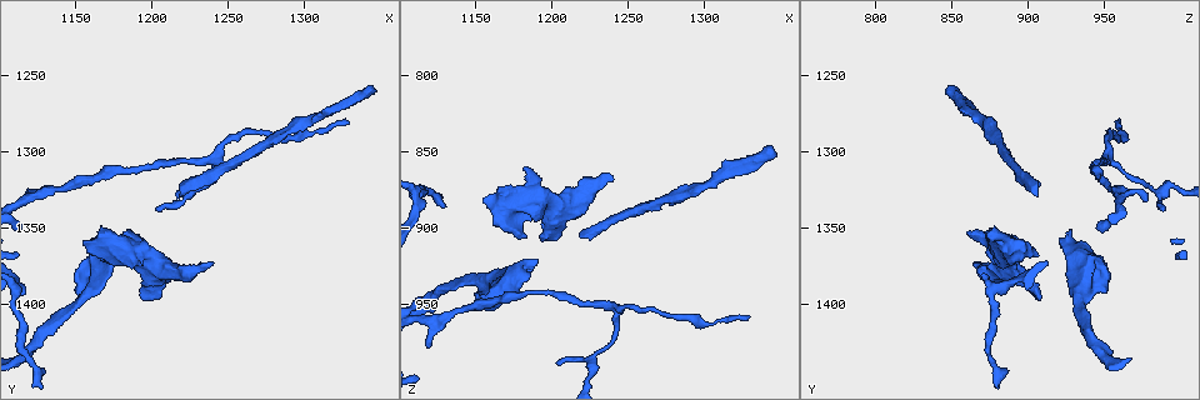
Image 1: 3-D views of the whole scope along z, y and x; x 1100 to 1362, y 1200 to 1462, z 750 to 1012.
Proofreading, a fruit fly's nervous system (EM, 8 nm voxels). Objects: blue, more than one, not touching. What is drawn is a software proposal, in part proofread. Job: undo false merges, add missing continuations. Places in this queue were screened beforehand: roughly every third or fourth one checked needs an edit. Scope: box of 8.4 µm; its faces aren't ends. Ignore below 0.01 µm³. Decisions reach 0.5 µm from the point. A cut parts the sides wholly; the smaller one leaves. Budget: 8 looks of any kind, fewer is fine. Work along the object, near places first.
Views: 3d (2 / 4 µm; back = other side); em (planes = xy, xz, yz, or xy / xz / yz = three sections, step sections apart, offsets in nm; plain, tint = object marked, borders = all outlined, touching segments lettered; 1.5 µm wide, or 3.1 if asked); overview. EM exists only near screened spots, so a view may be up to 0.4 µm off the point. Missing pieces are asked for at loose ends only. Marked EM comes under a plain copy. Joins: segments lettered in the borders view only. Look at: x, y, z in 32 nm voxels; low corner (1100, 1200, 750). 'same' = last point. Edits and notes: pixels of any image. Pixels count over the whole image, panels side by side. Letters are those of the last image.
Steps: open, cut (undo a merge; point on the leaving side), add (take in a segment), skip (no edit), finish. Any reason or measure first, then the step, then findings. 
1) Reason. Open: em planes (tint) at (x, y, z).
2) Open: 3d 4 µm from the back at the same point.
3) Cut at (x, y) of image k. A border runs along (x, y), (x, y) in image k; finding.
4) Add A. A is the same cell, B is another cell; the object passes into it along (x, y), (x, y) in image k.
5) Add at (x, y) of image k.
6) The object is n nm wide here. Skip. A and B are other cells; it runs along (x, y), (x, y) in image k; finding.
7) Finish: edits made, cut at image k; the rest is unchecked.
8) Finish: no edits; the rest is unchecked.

Stops while still wide. Open: em xy step 4 (tint) at (1238, 1372, 868).

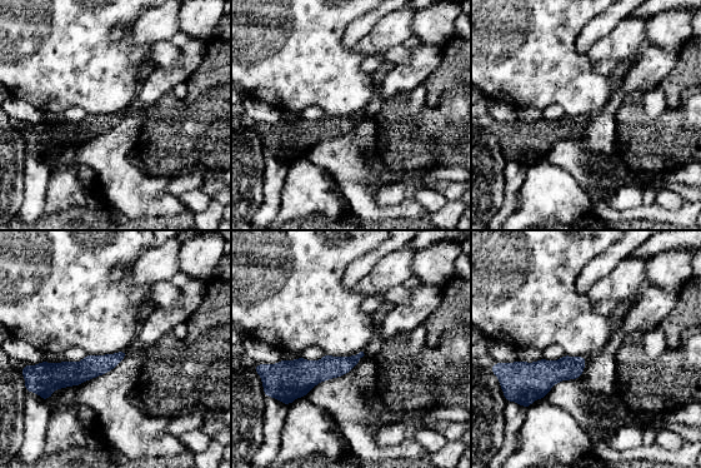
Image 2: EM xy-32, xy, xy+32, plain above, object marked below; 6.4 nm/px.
Another direction. Open: em planes (borders) at the same point.

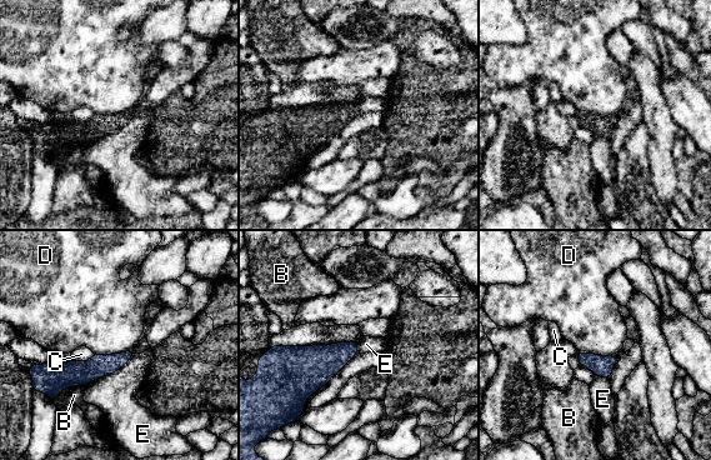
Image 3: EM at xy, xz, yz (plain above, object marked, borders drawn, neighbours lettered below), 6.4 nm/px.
Skip. B, C, D and E are other cells; it runs along (129, 354), (91, 370), (51, 369) in image 3; none of them fits.

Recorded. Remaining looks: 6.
Open: em planes (borders) at (1192, 1356, 920).

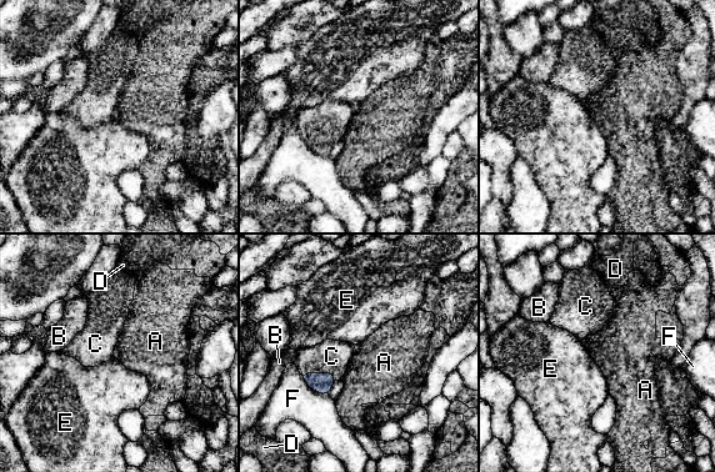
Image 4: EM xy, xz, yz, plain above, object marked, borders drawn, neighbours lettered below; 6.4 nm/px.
Add C. C is the same cell, A, B, D, E and F are other cells; the object passes into it along (321, 383), (320, 373), (331, 356) in image 4; the neuron continues.

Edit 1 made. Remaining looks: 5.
Finish: edits made, add at image 4; the rest is unchecked.

